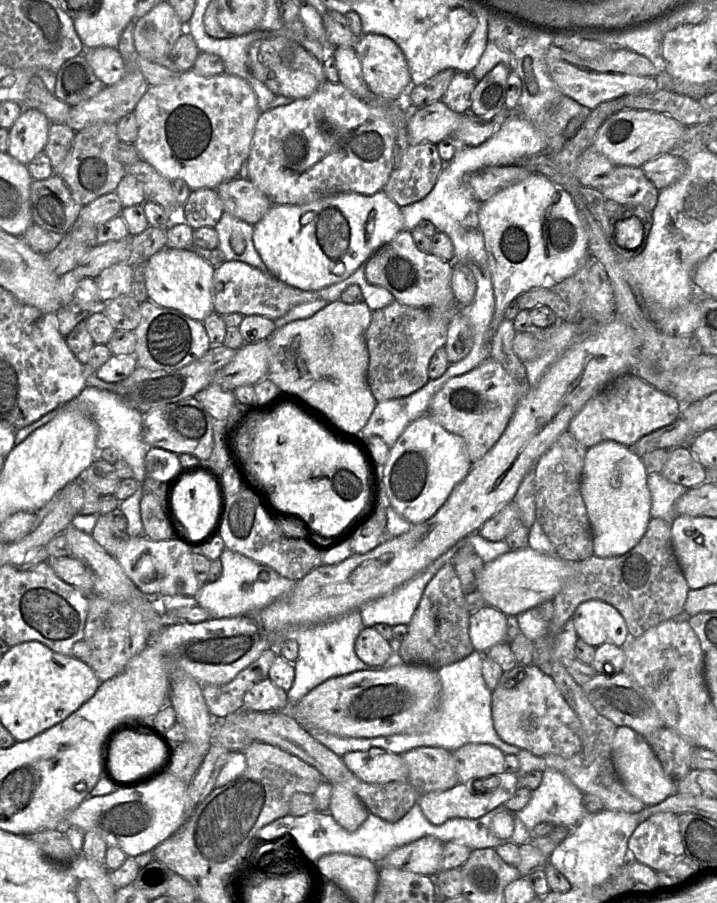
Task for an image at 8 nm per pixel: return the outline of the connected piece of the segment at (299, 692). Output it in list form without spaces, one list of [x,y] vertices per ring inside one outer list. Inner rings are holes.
[[[355,609],[325,623],[299,626],[283,633],[283,640],[294,639],[299,645],[298,658],[294,663],[294,682],[287,692],[289,704],[299,702],[312,689],[329,678],[371,669],[355,652],[356,639],[364,627],[359,609]]]

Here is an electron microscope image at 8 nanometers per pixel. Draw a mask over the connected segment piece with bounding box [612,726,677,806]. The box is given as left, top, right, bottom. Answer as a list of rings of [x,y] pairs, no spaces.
[[[617,726],[612,742],[612,759],[625,789],[646,806],[660,803],[677,792],[677,783],[665,773],[646,739],[633,729]]]

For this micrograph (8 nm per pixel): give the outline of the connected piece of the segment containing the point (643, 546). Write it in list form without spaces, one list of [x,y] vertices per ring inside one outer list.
[[[654,517],[650,519],[647,530],[641,540],[628,552],[613,557],[591,556],[573,564],[573,575],[568,577],[560,590],[553,598],[554,613],[549,622],[549,632],[557,635],[565,623],[572,618],[576,608],[584,601],[599,599],[614,606],[623,616],[628,632],[634,638],[644,634],[654,627],[672,618],[687,618],[684,605],[689,587],[679,565],[672,544],[671,525],[664,519]]]

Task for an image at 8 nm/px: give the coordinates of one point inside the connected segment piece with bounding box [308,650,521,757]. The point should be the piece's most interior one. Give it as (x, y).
(463, 715)

